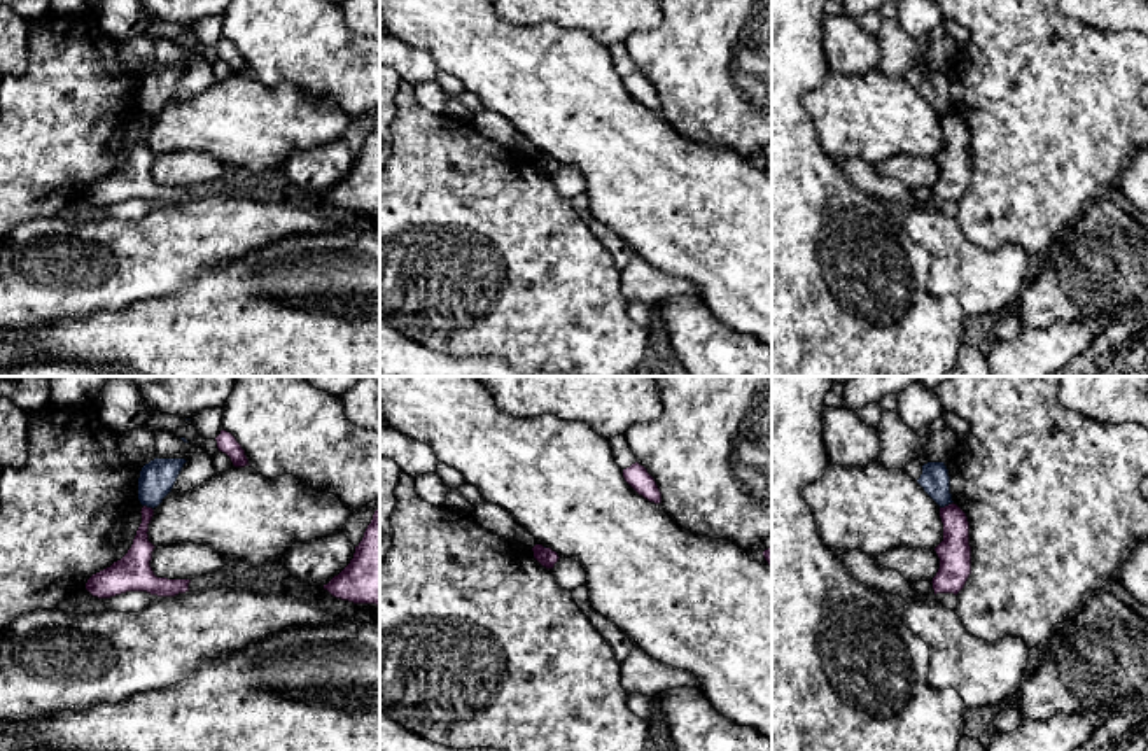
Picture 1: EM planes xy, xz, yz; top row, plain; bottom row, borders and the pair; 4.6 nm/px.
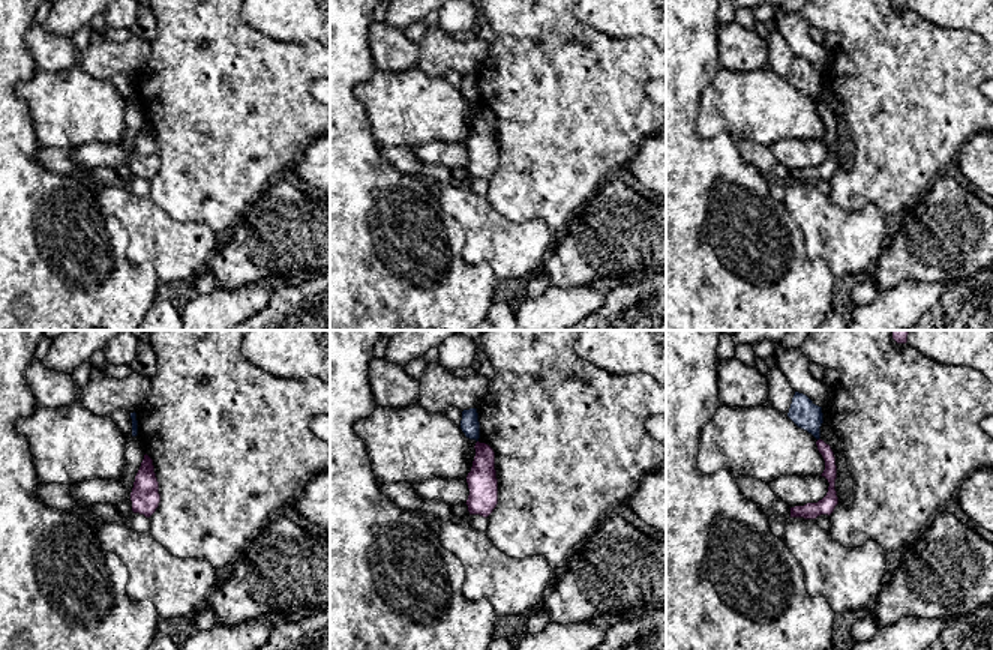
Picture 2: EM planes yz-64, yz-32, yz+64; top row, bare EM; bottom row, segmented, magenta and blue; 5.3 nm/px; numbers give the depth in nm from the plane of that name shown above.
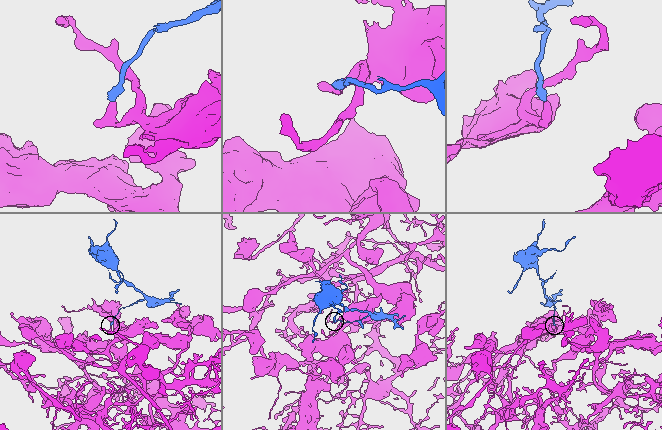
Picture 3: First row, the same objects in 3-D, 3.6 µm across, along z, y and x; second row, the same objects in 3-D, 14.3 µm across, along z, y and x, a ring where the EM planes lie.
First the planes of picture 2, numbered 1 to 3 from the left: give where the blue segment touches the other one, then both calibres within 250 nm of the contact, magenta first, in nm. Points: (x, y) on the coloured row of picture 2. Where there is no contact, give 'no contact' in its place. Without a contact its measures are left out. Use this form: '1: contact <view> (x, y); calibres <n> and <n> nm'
1: no contact
2: no contact
3: no contact

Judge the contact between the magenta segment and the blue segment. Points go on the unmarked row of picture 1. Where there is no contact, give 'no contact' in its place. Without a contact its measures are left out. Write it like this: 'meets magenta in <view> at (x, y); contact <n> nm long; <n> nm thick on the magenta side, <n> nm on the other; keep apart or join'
meets magenta in yz at (945, 114); contact 70 nm long; 160 nm thick on the magenta side, 140 nm on the other; keep apart

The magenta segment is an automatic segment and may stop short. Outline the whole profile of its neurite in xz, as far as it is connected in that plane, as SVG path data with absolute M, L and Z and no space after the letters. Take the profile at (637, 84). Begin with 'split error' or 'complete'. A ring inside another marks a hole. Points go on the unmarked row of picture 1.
complete; M639 70L623 77L623 86L639 103L648 107L649 110L654 110L654 112L662 110L662 100L654 86Z

